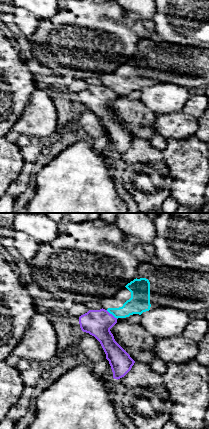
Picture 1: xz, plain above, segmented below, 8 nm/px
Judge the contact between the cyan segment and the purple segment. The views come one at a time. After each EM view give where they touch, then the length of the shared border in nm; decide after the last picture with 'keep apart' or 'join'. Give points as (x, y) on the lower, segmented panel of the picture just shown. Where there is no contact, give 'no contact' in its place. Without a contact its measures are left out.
contact (112, 314); length 120 nm

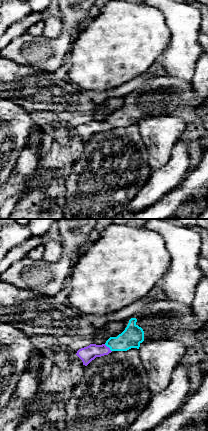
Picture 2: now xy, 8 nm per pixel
contact (108, 346); length 90 nm

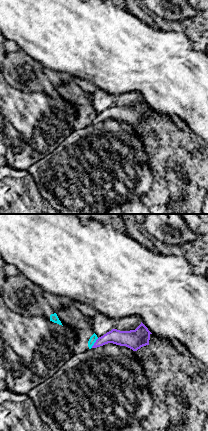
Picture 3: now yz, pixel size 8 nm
contact (94, 342); length 100 nm

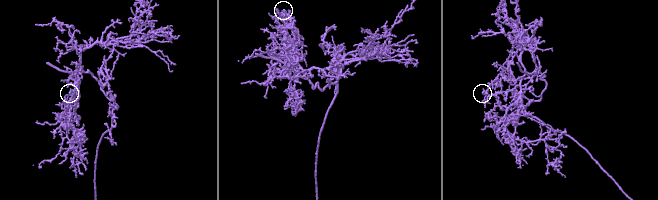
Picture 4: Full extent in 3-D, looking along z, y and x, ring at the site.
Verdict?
keep apart

